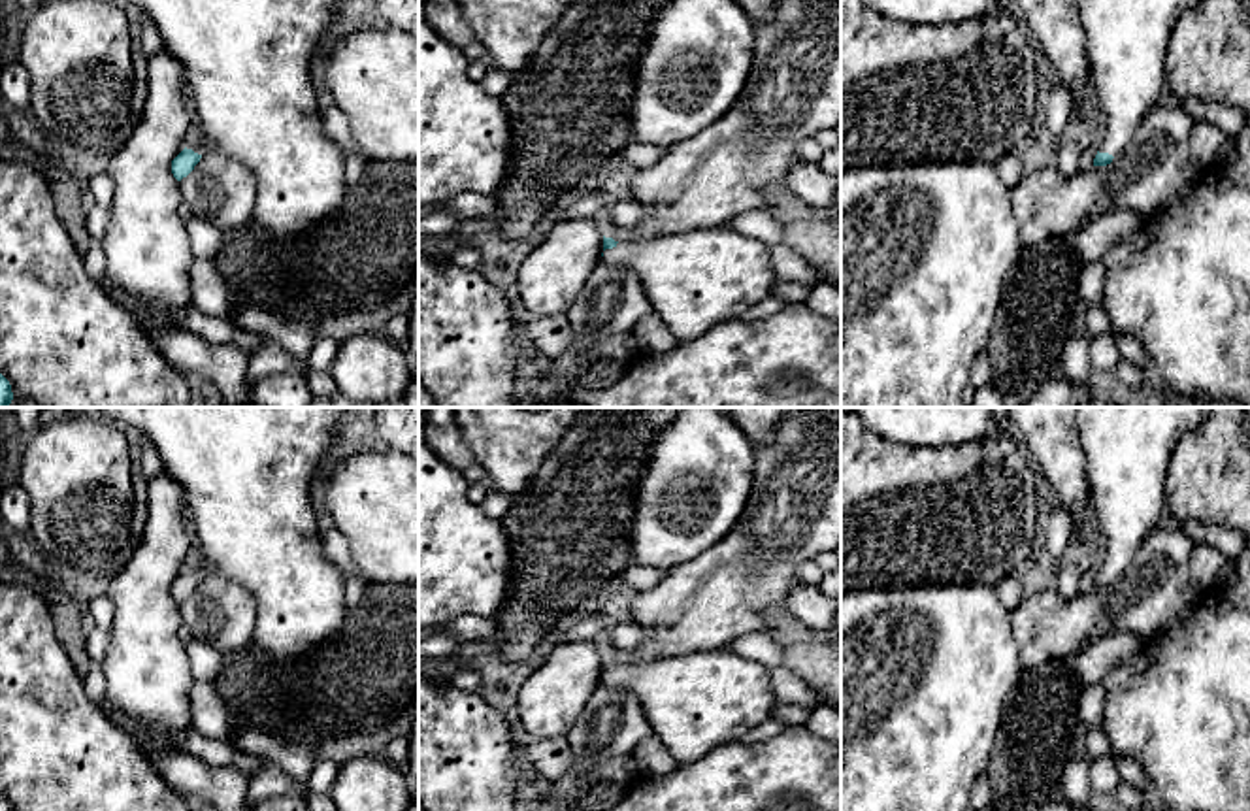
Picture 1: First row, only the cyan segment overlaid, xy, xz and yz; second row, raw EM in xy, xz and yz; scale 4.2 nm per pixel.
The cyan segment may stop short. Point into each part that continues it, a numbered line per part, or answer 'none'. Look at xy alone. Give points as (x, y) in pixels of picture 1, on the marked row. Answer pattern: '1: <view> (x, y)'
1: xy (246, 63)

